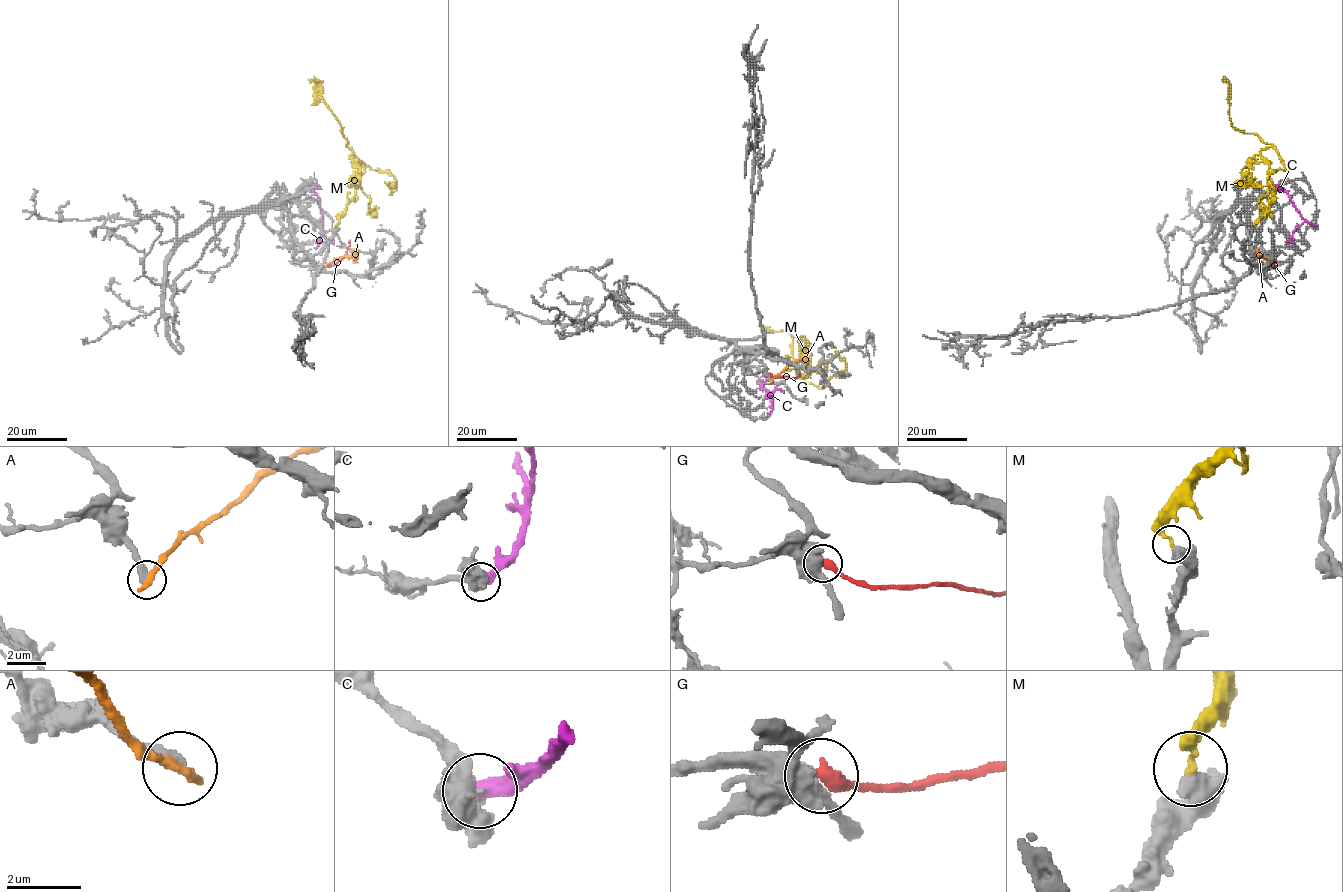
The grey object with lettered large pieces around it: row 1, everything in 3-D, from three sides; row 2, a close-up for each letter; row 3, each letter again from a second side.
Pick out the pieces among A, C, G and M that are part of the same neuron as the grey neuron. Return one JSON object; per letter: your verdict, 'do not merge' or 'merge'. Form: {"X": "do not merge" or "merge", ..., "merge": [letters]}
{"A": "do not merge", "C": "do not merge", "G": "do not merge", "M": "do not merge", "merge": []}

